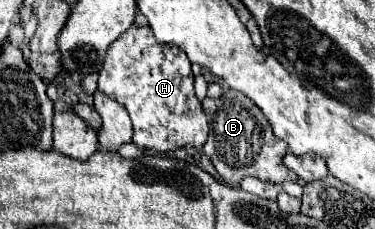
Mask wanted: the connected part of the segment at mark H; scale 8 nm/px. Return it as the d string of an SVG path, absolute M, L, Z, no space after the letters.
M132 25L110 45L100 69L98 89L128 109L138 147L166 153L184 145L202 147L206 143L208 119L202 103L194 95L190 61L176 45L158 43L150 27Z

